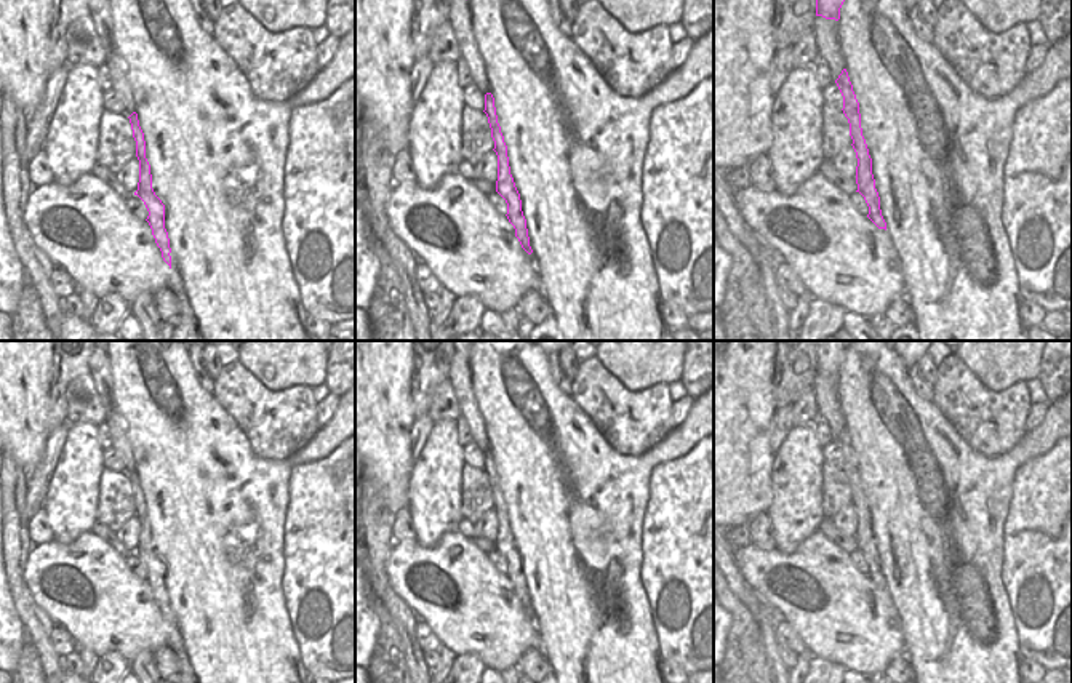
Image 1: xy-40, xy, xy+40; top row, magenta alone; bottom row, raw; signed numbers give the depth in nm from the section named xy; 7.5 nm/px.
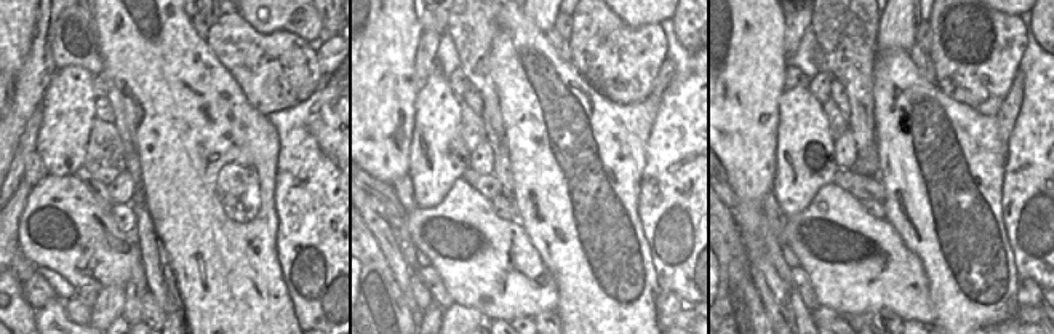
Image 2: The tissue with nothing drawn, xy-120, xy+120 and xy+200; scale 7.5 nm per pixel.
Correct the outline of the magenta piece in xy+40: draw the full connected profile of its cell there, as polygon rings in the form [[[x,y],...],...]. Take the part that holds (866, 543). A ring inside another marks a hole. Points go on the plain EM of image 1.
[[[846,427],[842,429],[838,437],[835,438],[842,454],[843,454],[843,472],[848,477],[850,481],[850,494],[853,497],[853,507],[856,510],[858,517],[858,525],[856,525],[856,542],[858,549],[867,565],[869,565],[869,573],[867,576],[878,585],[886,589],[886,581],[882,574],[880,568],[880,555],[875,547],[875,537],[872,533],[872,517],[869,513],[869,507],[866,502],[866,497],[862,494],[862,486],[861,486],[861,472],[859,472],[859,461],[856,457],[856,453],[853,449],[853,443],[850,440]]]

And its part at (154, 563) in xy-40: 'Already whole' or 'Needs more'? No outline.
Needs more.

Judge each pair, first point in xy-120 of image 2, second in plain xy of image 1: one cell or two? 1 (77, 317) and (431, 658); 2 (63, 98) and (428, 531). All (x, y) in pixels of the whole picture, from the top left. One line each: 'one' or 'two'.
1: one
2: one

